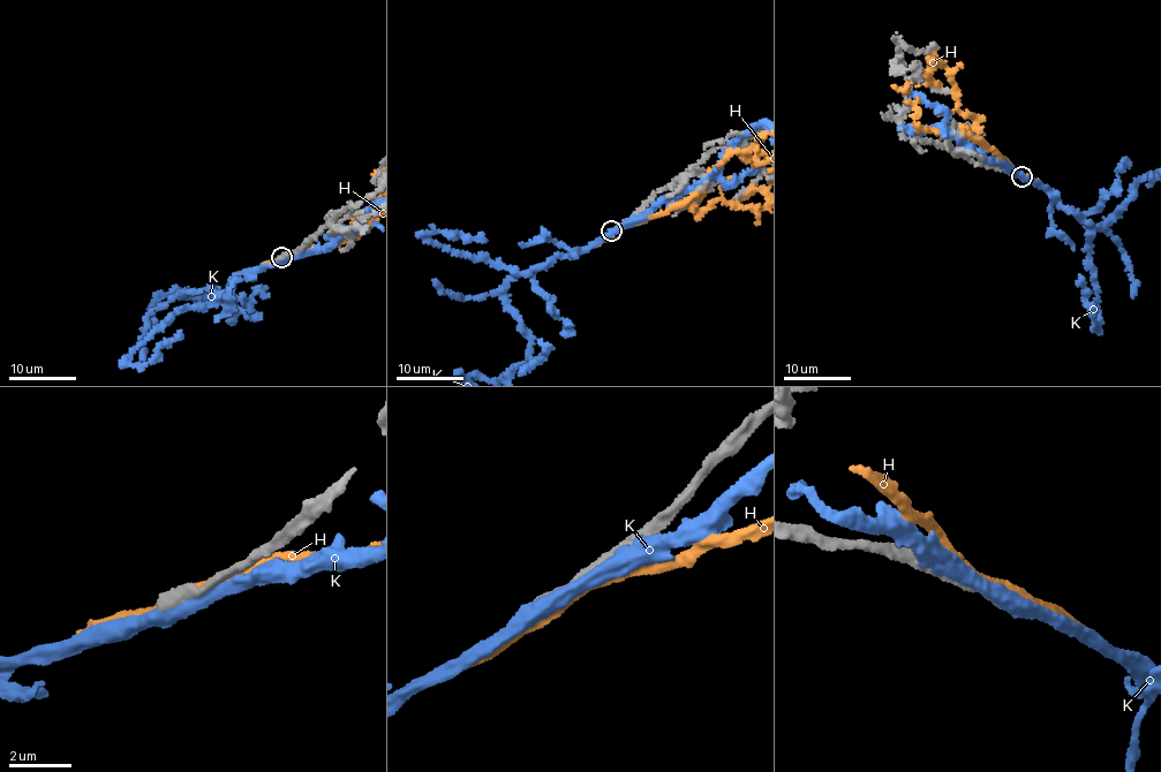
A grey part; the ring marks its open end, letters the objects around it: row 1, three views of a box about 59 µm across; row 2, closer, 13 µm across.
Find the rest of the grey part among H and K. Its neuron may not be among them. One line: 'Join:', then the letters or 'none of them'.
Join: none of them

